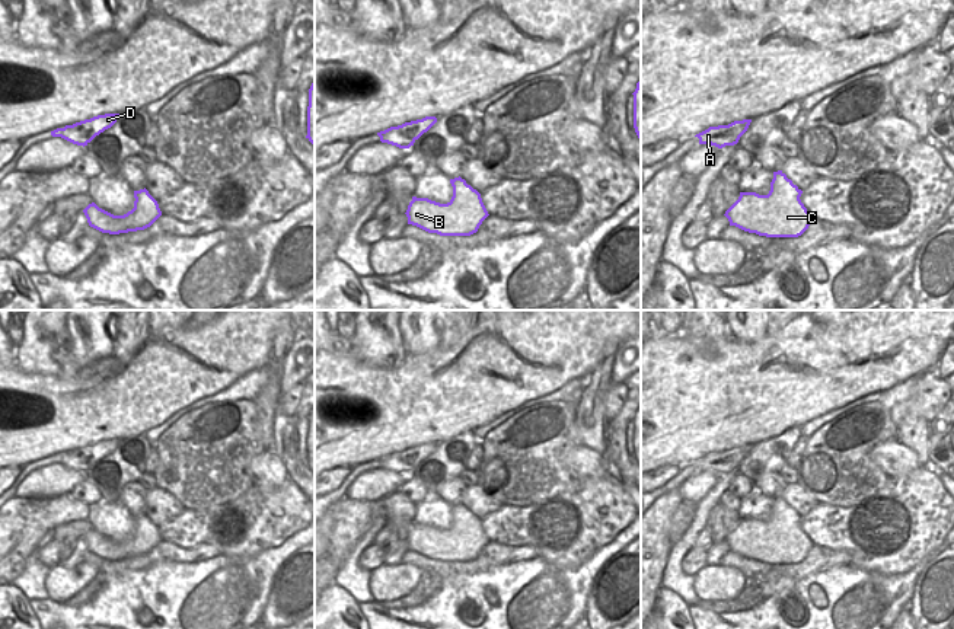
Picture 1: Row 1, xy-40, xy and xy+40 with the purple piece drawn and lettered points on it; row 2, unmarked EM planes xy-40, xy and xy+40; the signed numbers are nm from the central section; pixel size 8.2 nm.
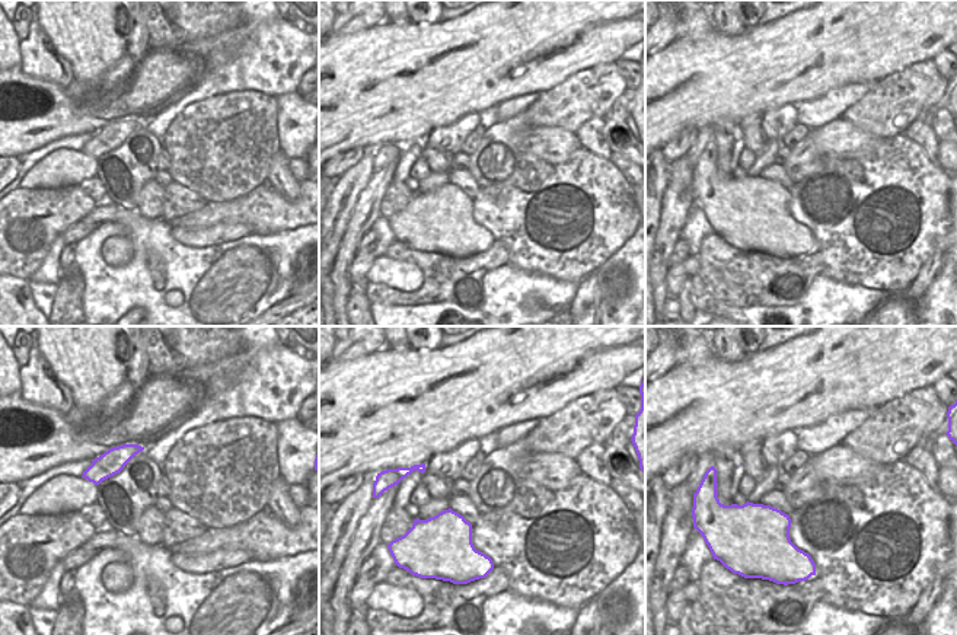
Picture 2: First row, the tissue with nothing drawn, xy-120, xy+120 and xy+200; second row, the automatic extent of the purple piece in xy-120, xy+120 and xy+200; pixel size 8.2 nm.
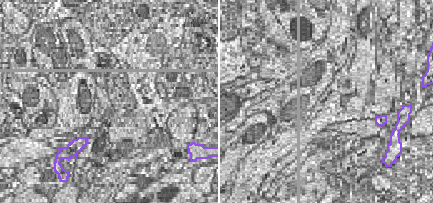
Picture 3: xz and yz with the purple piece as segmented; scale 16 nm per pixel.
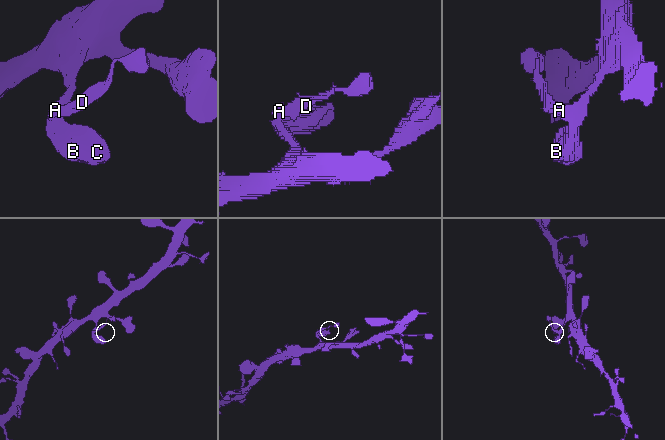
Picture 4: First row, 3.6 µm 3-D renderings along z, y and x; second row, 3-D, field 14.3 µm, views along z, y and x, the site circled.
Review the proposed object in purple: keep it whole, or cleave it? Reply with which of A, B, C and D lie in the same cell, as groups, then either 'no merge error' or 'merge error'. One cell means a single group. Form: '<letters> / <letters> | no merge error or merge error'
A B C / D | merge error

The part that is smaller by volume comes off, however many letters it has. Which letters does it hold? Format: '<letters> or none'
D

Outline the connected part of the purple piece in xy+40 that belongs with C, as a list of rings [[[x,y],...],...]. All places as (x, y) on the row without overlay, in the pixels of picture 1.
[[[782,497],[773,498],[768,521],[740,518],[725,537],[730,552],[766,563],[798,563],[814,545],[801,529],[803,517]]]

